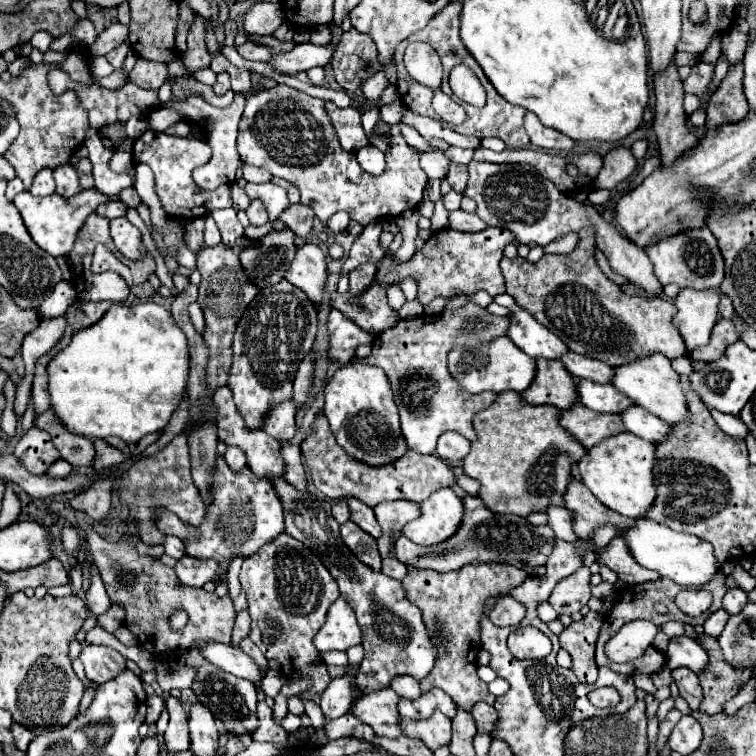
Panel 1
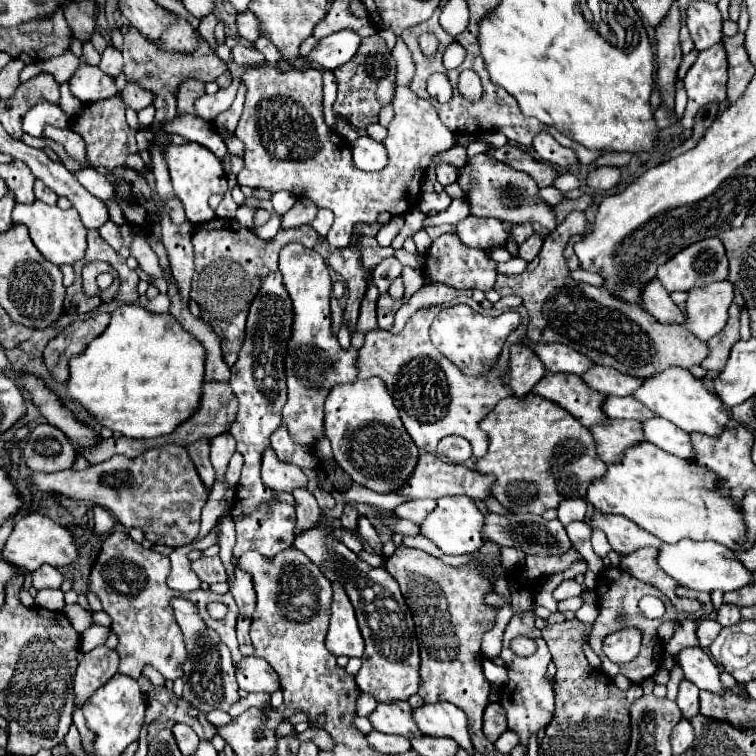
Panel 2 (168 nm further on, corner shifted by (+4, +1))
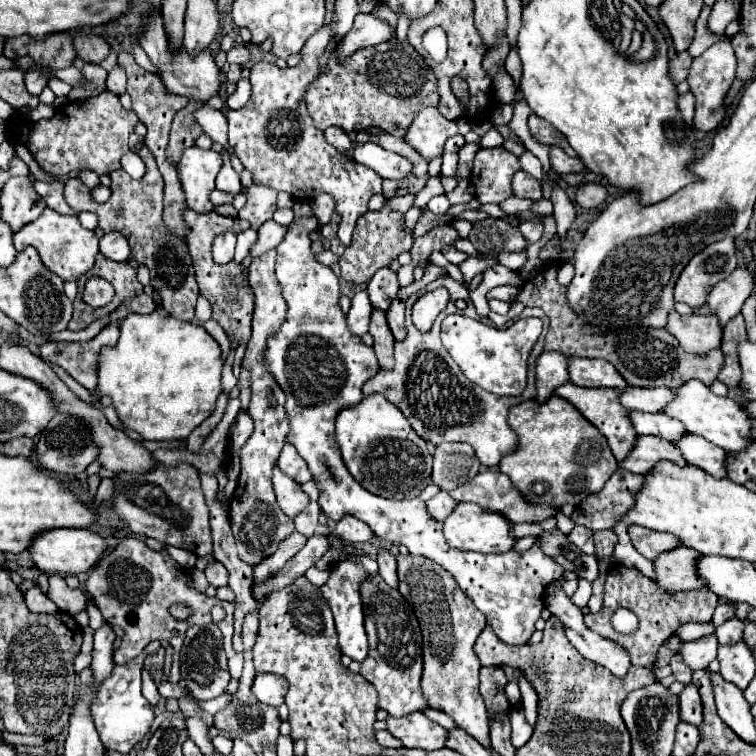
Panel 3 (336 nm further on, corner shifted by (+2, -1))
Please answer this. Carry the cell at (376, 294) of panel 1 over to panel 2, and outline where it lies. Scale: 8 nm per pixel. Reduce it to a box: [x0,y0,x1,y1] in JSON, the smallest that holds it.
[377,293,403,330]

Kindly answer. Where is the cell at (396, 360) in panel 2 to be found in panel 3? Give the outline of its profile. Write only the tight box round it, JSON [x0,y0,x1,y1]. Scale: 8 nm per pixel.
[364,276,550,468]

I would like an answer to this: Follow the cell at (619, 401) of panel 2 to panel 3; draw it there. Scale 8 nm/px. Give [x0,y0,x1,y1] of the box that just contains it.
[630,412,688,442]

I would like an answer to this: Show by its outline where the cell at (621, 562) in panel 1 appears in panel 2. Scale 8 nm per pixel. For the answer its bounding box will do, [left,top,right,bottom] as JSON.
[620,548,678,598]

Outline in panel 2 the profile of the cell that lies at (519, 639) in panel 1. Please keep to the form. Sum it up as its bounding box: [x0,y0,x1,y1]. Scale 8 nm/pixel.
[512,636,536,656]

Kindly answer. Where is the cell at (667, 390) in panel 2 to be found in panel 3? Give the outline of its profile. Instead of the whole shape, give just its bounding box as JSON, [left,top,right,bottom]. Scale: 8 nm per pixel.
[666,380,752,452]

